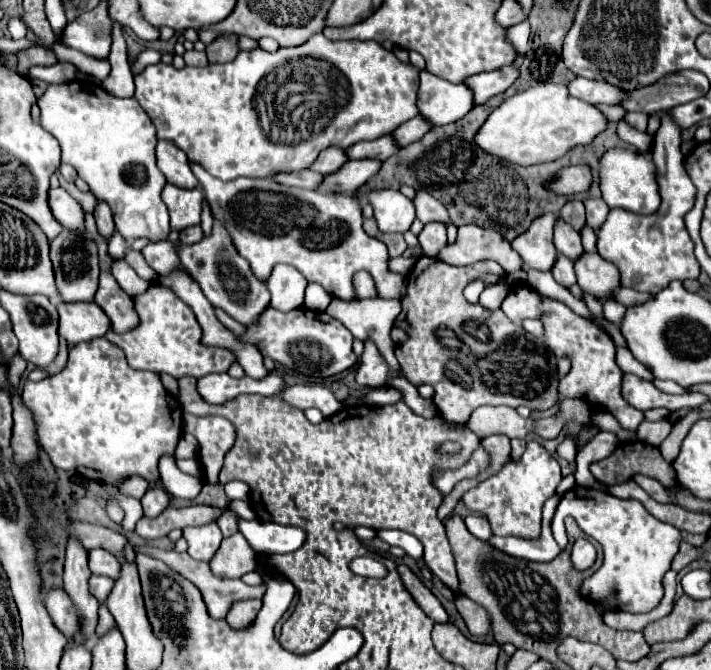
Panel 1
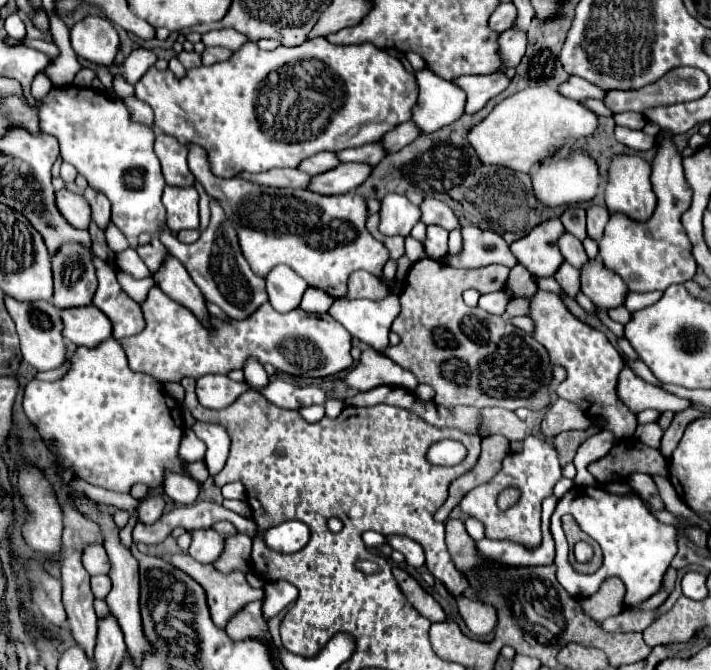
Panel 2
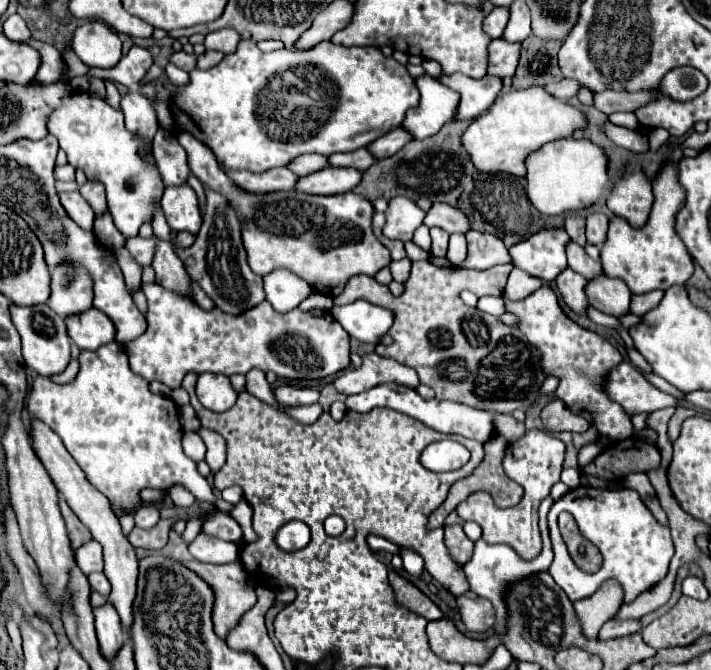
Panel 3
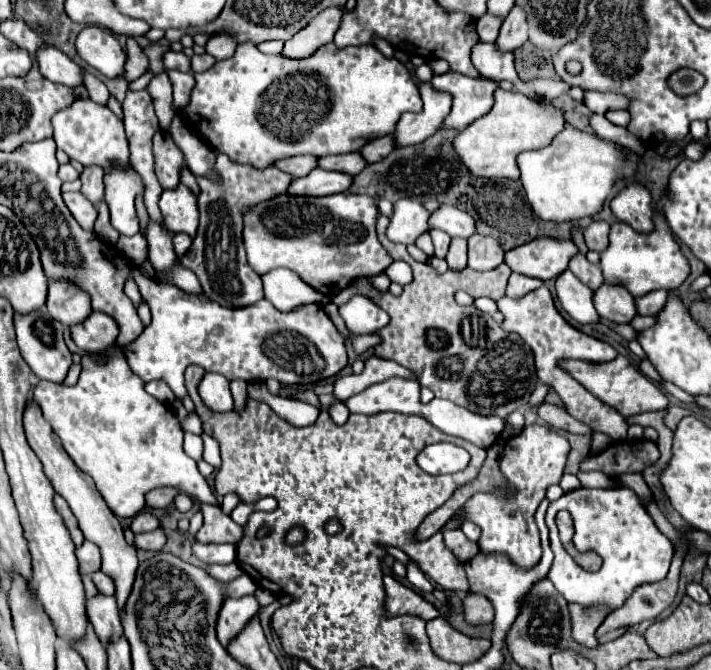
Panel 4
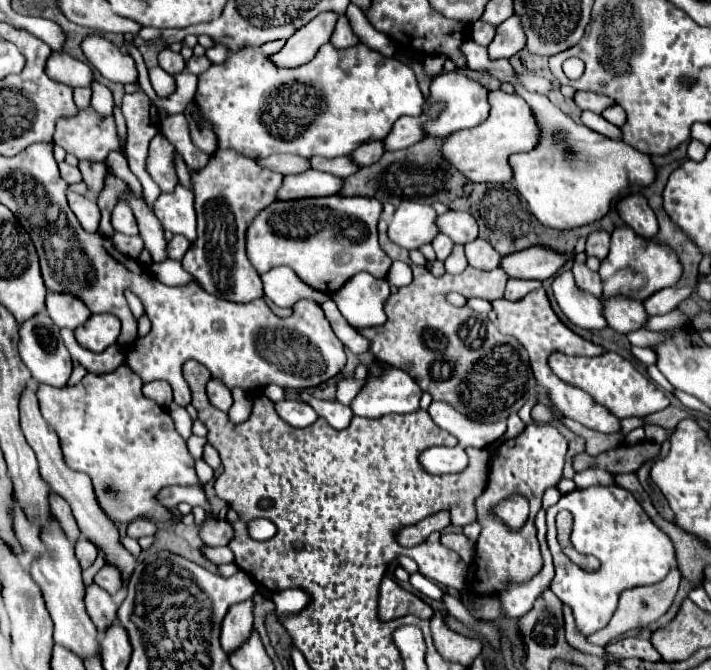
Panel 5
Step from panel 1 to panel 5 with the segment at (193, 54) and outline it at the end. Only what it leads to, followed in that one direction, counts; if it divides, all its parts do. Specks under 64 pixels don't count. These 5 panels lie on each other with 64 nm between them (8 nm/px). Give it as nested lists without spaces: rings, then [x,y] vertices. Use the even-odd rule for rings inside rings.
[[[164,48],[164,50],[158,54],[158,64],[160,64],[168,74],[172,74],[172,76],[184,72],[184,66],[186,66],[184,58],[182,58],[180,54],[172,52],[170,48]]]

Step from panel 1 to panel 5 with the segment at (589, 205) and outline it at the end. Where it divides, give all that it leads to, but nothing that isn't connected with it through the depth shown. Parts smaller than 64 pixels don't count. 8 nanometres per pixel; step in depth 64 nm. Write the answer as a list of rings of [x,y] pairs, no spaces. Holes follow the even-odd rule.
[[[592,232],[586,242],[586,256],[594,256],[604,260],[610,252],[610,234],[608,232]]]

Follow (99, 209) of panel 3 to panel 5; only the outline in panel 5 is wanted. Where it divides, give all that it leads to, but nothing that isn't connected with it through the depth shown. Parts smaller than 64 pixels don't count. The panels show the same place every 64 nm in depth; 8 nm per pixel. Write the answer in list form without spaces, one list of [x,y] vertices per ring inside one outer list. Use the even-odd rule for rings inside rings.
[[[80,160],[80,162],[78,162],[78,170],[82,172],[82,178],[84,178],[84,182],[88,184],[90,192],[96,196],[98,190],[102,190],[104,174],[108,172],[108,170],[106,170],[106,164],[104,164],[104,162],[88,162],[88,160]]]

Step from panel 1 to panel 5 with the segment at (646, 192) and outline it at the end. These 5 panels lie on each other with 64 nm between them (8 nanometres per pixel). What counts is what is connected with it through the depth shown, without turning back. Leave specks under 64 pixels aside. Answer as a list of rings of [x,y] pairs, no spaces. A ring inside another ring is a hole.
[[[640,194],[626,196],[618,202],[620,218],[642,238],[656,238],[658,234],[658,220],[652,208],[648,206],[646,198]]]

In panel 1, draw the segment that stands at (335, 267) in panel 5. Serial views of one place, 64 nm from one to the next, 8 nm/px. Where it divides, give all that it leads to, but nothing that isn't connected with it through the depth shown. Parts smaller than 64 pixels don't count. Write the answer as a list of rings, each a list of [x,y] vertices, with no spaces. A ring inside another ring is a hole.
[[[190,162],[190,168],[198,182],[202,182],[212,214],[224,220],[240,256],[250,262],[256,278],[268,280],[268,274],[276,264],[290,264],[300,270],[308,282],[320,284],[332,298],[352,300],[352,274],[368,270],[376,282],[380,298],[404,296],[406,276],[388,272],[386,244],[364,232],[364,216],[358,198],[288,188],[270,178],[236,178],[224,182],[210,176],[198,162]]]

